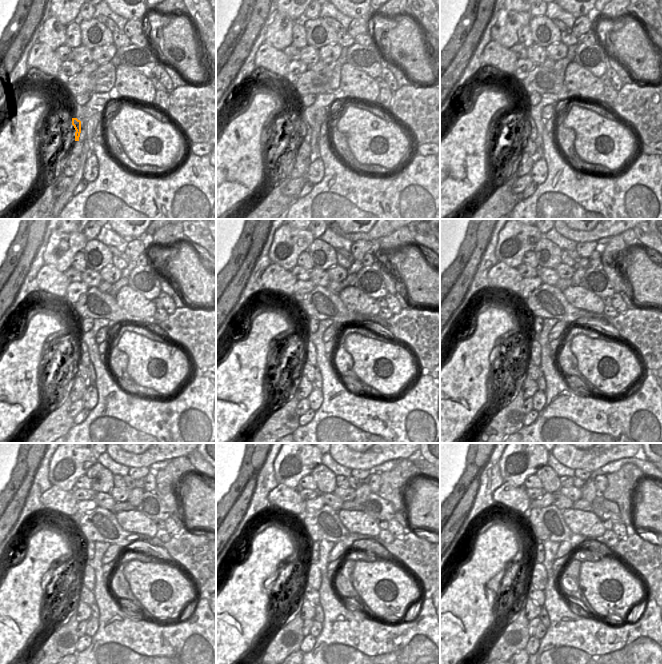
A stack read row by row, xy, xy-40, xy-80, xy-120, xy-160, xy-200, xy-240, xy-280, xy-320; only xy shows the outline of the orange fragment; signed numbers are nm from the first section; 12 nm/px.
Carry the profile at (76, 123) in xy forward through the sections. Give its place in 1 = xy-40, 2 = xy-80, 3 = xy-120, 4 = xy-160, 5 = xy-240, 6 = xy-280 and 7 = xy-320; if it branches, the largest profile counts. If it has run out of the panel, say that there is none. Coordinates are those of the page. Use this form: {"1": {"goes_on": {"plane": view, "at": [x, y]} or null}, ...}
{"1": {"goes_on": {"plane": "xy-40", "at": [305, 124]}}, "2": {"goes_on": {"plane": "xy-80", "at": [532, 133]}}, "3": {"goes_on": {"plane": "xy-120", "at": [84, 355]}}, "4": {"goes_on": {"plane": "xy-160", "at": [310, 350]}}, "5": {"goes_on": {"plane": "xy-240", "at": [87, 575]}}, "6": {"goes_on": {"plane": "xy-280", "at": [313, 578]}}, "7": {"goes_on": {"plane": "xy-320", "at": [538, 577]}}}

